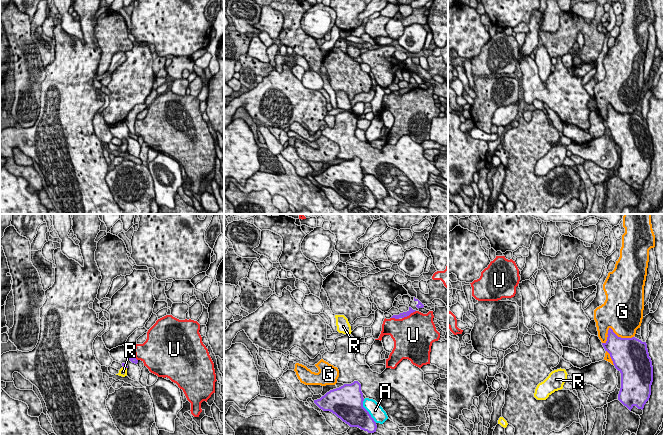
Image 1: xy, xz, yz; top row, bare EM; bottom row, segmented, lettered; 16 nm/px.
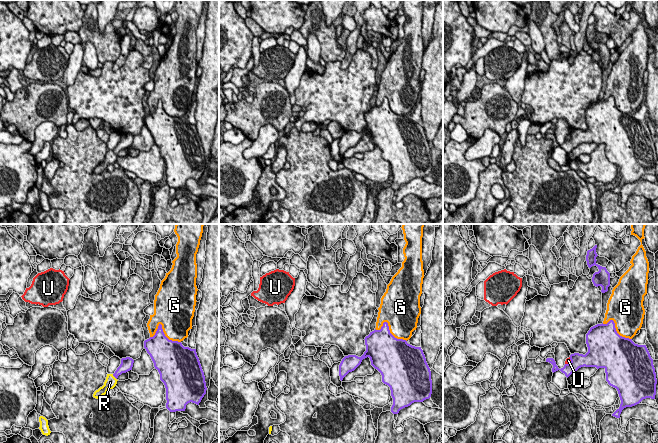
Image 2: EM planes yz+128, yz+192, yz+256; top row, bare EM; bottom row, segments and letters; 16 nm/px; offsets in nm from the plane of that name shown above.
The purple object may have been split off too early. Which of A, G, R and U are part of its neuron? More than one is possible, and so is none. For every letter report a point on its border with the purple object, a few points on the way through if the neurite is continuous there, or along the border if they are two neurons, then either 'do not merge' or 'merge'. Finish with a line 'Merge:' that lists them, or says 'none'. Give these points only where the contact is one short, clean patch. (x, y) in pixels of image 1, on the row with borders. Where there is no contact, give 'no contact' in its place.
A: contact xz (367, 411); do not merge
G: contact yz (612, 331); do not merge
R: contact xy (125, 367); way xy (123, 364), (125, 367), (123, 371); merge
U: contact xz (408, 315); do not merge
Merge: R

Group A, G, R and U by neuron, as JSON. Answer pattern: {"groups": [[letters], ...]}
{"groups": [["A"], ["G"], ["R"], ["U"]]}

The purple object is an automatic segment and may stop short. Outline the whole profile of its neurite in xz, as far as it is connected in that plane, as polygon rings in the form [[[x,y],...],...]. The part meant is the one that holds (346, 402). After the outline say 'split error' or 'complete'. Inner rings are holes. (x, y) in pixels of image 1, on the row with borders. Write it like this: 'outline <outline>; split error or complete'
outline [[[351,384],[330,390],[314,403],[323,411],[330,411],[350,427],[358,427],[368,433],[376,432],[377,425],[369,412],[363,407],[361,384]]]; complete

